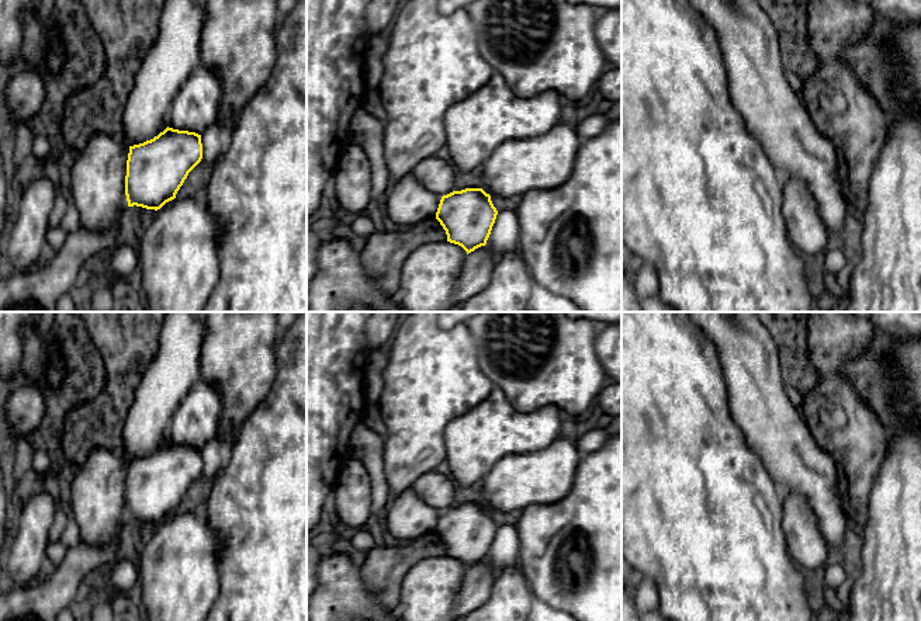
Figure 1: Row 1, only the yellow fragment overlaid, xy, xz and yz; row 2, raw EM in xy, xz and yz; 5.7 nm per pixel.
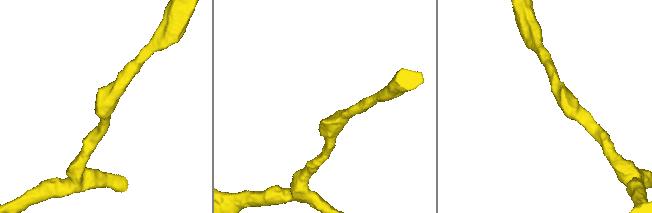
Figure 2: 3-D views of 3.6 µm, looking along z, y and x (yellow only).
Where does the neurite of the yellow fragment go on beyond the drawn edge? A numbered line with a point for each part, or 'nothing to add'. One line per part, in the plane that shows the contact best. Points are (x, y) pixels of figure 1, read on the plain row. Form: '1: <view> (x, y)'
nothing to add

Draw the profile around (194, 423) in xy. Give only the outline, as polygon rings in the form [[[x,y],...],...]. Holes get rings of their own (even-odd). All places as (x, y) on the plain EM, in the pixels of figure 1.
[[[200,378],[177,407],[167,441],[201,450],[217,436],[221,412],[221,393],[211,382]]]

